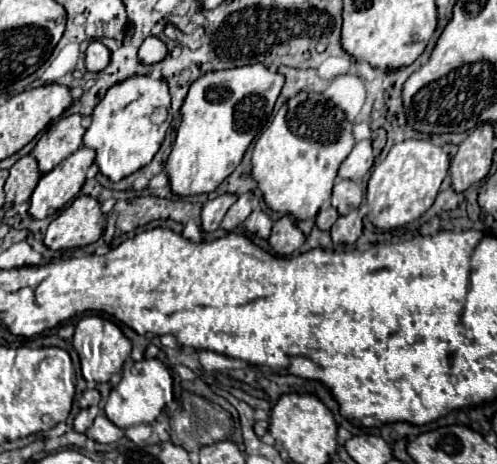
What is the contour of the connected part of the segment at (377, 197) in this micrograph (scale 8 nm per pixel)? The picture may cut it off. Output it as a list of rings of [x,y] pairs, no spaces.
[[[407,139],[397,143],[389,155],[373,167],[369,177],[367,205],[371,223],[379,229],[395,229],[419,219],[433,205],[447,169],[449,155],[431,141]]]

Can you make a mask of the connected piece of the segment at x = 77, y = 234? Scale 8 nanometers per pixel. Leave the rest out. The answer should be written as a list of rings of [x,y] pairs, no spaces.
[[[79,195],[57,219],[53,219],[45,233],[45,245],[51,251],[75,249],[95,243],[105,229],[105,215],[95,197]]]

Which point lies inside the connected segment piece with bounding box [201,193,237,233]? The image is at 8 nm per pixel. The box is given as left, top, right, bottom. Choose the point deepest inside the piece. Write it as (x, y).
(213, 212)

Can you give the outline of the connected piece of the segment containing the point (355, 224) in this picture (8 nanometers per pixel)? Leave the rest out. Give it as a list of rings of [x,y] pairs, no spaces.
[[[353,209],[349,215],[343,215],[335,221],[335,225],[331,227],[331,237],[333,237],[333,243],[353,245],[359,239],[361,231],[363,231],[361,217],[359,217],[357,209]]]

